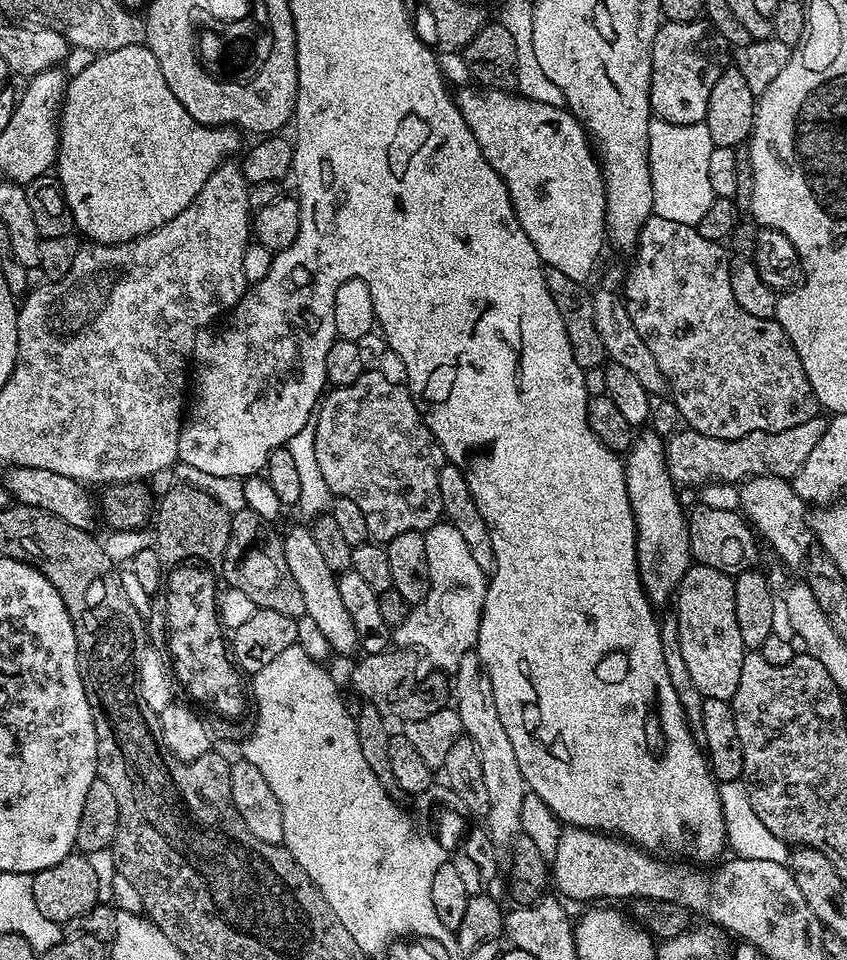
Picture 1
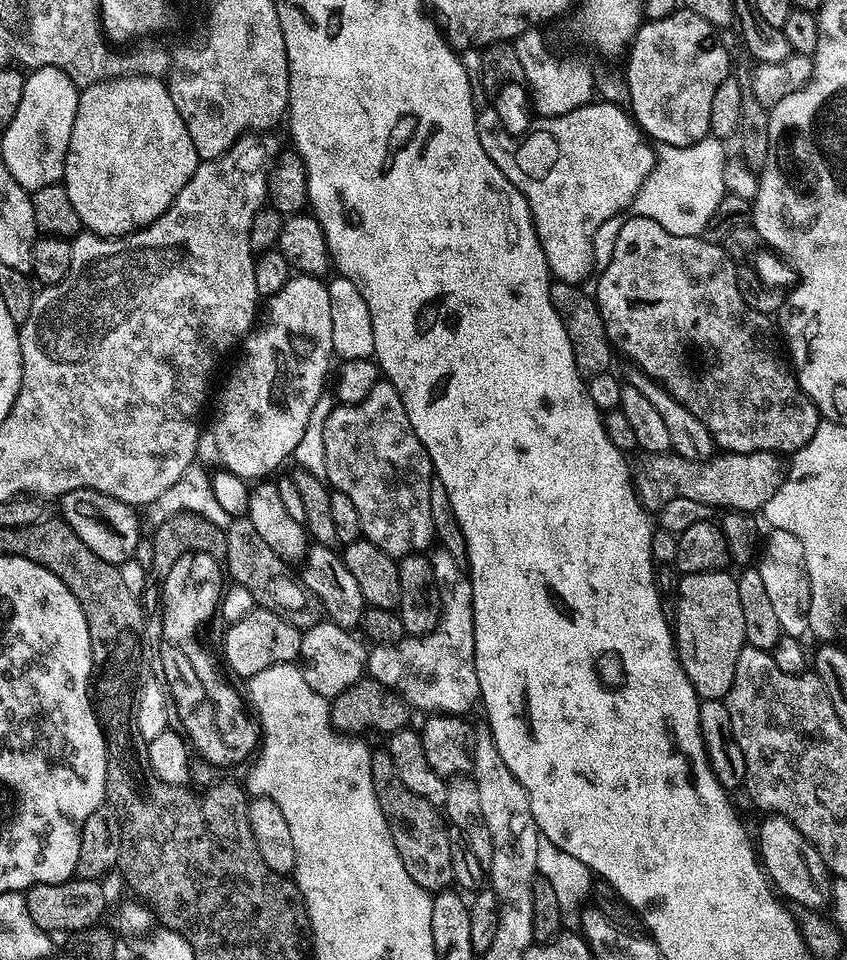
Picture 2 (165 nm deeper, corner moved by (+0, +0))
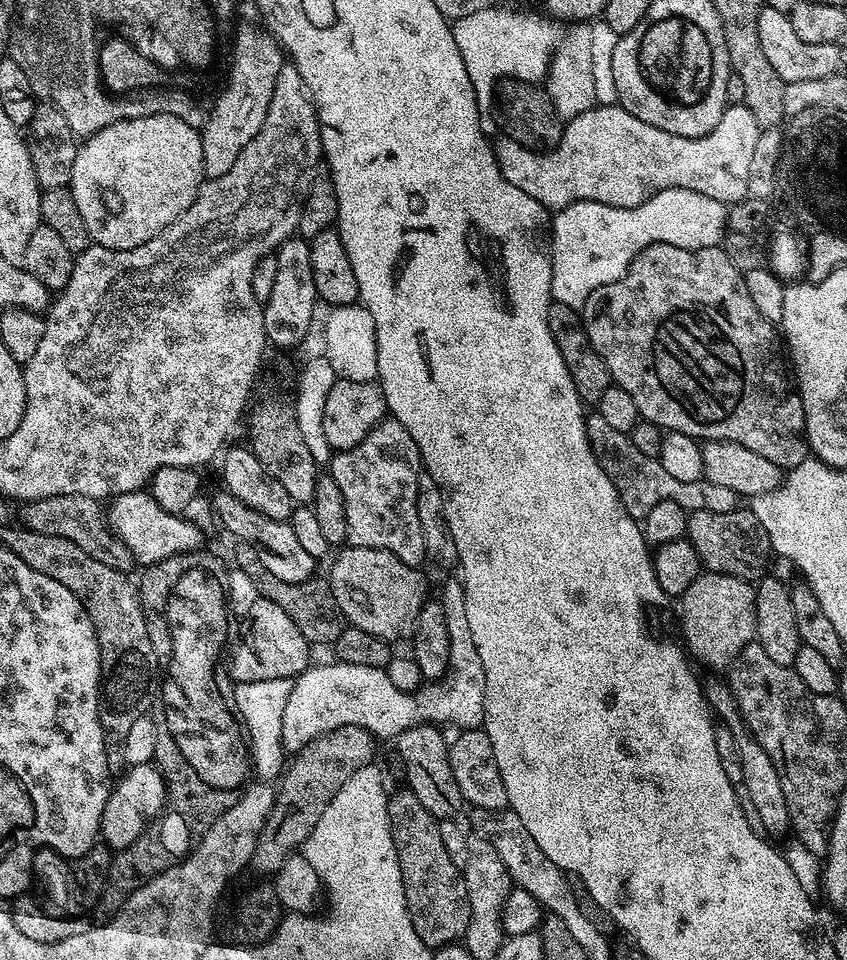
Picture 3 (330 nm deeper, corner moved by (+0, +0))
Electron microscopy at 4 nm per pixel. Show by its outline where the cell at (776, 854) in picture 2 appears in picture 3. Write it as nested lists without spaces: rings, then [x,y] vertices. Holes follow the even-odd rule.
[[[727,683],[707,685],[704,688],[704,699],[707,700],[708,707],[714,713],[715,719],[734,734],[738,746],[738,762],[742,762],[743,784],[747,787],[747,792],[750,793],[751,804],[755,805],[755,809],[758,810],[760,821],[765,826],[767,835],[773,838],[773,836],[782,835],[783,832],[787,833],[790,825],[786,810],[786,798],[782,798],[782,782],[778,778],[778,770],[774,766],[774,762],[770,762],[770,756],[762,750],[762,746],[758,746],[758,742],[753,740],[748,729],[745,728],[744,719],[740,717],[740,711]]]

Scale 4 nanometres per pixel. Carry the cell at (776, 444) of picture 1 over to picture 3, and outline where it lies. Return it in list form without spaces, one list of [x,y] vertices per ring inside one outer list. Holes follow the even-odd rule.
[[[592,414],[592,415],[589,415],[589,416],[588,416],[588,417],[587,417],[587,419],[585,419],[585,422],[584,422],[584,425],[585,425],[585,426],[586,426],[586,434],[587,434],[587,435],[588,435],[588,441],[589,441],[589,442],[590,442],[590,446],[591,446],[591,447],[592,447],[592,452],[593,452],[593,454],[594,454],[594,455],[595,455],[595,456],[596,456],[596,460],[597,460],[597,462],[598,462],[598,463],[600,463],[600,465],[601,465],[601,466],[602,466],[602,470],[603,470],[603,471],[604,471],[604,472],[605,472],[605,474],[606,474],[606,475],[608,475],[608,477],[609,477],[609,478],[610,478],[610,482],[614,482],[614,486],[615,486],[615,487],[616,487],[616,492],[617,492],[617,494],[619,494],[619,496],[620,496],[620,501],[621,501],[621,502],[622,502],[622,506],[623,506],[623,507],[624,507],[624,508],[625,508],[625,509],[626,509],[626,511],[627,511],[627,512],[628,512],[628,514],[629,514],[629,515],[630,515],[630,516],[632,516],[632,517],[634,517],[634,519],[635,519],[635,520],[636,520],[636,521],[637,521],[637,522],[640,522],[640,521],[643,521],[643,518],[644,518],[644,516],[645,516],[645,515],[646,515],[646,514],[650,514],[650,506],[654,506],[654,505],[655,505],[655,504],[656,504],[656,501],[657,501],[657,500],[661,500],[661,501],[662,501],[662,502],[678,502],[678,506],[682,506],[682,507],[683,507],[683,508],[685,508],[685,509],[686,509],[686,511],[687,511],[687,512],[689,512],[689,513],[690,513],[690,512],[697,512],[697,511],[698,511],[698,510],[714,510],[714,514],[726,514],[726,513],[727,513],[727,512],[733,512],[733,510],[734,510],[734,509],[736,509],[736,507],[737,507],[737,506],[738,506],[738,495],[737,495],[737,494],[736,494],[736,492],[735,492],[735,491],[734,491],[734,490],[730,490],[730,489],[729,489],[729,487],[723,487],[723,486],[716,486],[716,485],[714,485],[714,484],[713,484],[713,482],[710,482],[710,481],[709,481],[709,480],[705,480],[705,479],[703,479],[703,478],[701,478],[701,479],[699,479],[699,480],[695,480],[695,481],[694,481],[694,482],[682,482],[682,481],[680,481],[680,480],[679,480],[679,479],[678,479],[678,478],[673,478],[673,477],[672,477],[672,475],[670,475],[670,474],[669,474],[669,473],[668,473],[668,472],[667,472],[667,471],[666,471],[666,470],[662,470],[662,469],[661,469],[661,468],[659,468],[659,467],[657,467],[657,464],[658,464],[658,460],[657,460],[657,457],[655,457],[655,456],[647,456],[647,455],[646,455],[646,454],[642,454],[642,453],[641,453],[641,452],[640,452],[640,451],[639,451],[639,450],[638,450],[638,446],[634,446],[634,442],[633,442],[633,441],[632,441],[632,437],[631,437],[631,435],[629,435],[629,433],[626,433],[626,432],[619,432],[619,431],[618,431],[618,430],[614,430],[614,429],[613,429],[613,428],[612,428],[612,427],[610,427],[610,425],[609,425],[609,424],[608,424],[608,423],[606,423],[606,421],[604,421],[604,420],[603,420],[603,418],[601,418],[601,416],[599,416],[599,414]],[[656,467],[657,467],[657,468],[656,468]],[[651,468],[653,468],[653,469],[655,469],[655,468],[656,468],[656,469],[655,469],[655,472],[654,472],[654,474],[655,474],[655,475],[656,475],[656,494],[654,494],[654,493],[652,493],[652,492],[636,492],[636,491],[638,491],[638,490],[639,490],[639,488],[640,488],[640,484],[639,484],[639,480],[640,480],[640,476],[639,476],[639,472],[648,472],[648,471],[650,471],[650,470],[651,470]]]

